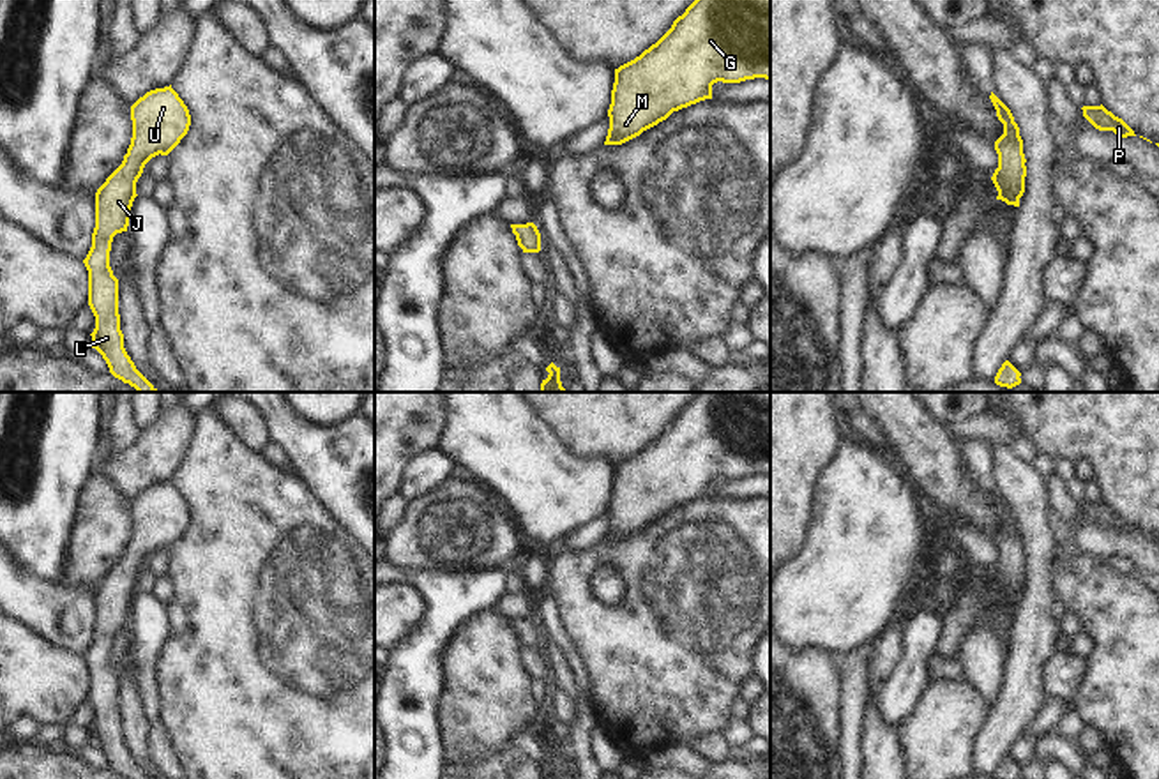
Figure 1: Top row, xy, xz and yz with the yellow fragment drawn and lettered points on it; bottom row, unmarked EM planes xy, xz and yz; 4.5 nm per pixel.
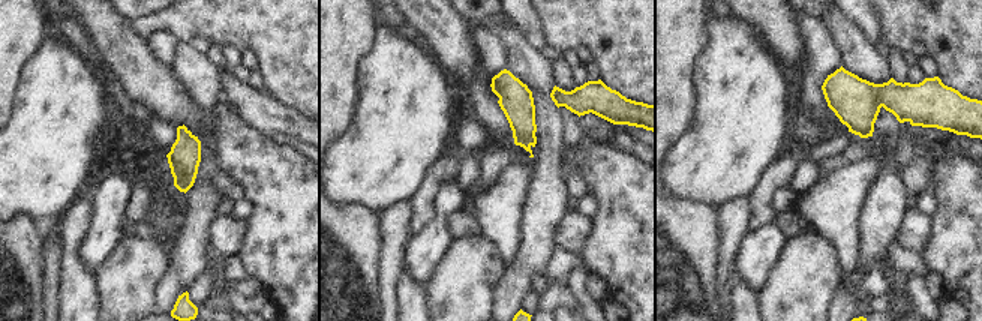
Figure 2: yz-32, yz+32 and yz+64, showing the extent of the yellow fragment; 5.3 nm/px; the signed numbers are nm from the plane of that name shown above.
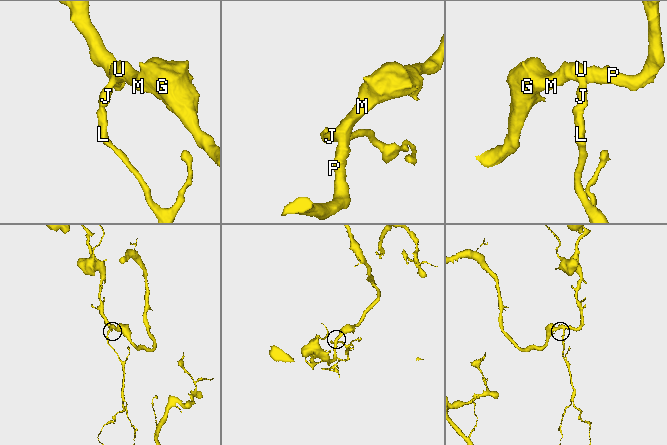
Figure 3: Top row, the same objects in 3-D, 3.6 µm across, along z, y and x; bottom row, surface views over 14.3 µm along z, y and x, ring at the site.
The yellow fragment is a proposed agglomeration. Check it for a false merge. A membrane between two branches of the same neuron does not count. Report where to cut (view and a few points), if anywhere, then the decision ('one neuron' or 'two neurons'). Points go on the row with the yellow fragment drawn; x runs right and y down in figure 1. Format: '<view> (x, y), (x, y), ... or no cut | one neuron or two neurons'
no cut | one neuron

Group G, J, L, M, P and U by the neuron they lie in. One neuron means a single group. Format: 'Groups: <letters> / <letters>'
Groups: G J L M P U

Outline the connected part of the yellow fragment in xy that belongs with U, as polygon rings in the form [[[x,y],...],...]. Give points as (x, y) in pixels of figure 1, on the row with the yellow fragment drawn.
[[[170,87],[147,92],[131,106],[133,138],[124,155],[122,164],[106,178],[95,193],[95,228],[92,233],[92,247],[83,260],[88,270],[88,306],[95,316],[95,329],[92,336],[92,348],[95,348],[106,360],[110,373],[129,383],[138,392],[157,390],[134,366],[124,348],[124,334],[120,330],[118,314],[118,279],[110,267],[111,242],[117,233],[127,231],[131,219],[131,207],[136,194],[136,182],[143,173],[145,164],[155,155],[168,155],[180,140],[187,134],[191,115],[178,94]]]

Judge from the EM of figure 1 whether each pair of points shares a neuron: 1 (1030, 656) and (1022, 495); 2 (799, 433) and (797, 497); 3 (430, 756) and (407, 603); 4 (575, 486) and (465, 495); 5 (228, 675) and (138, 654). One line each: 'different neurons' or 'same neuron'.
1: same neuron
2: same neuron
3: different neurons
4: different neurons
5: different neurons

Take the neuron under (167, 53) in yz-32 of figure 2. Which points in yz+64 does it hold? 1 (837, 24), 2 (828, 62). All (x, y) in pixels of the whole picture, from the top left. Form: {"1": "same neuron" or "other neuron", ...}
{"1": "other neuron", "2": "same neuron"}

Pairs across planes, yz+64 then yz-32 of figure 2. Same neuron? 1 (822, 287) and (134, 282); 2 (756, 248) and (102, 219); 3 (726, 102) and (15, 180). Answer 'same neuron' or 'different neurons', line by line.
1: same neuron
2: same neuron
3: same neuron

